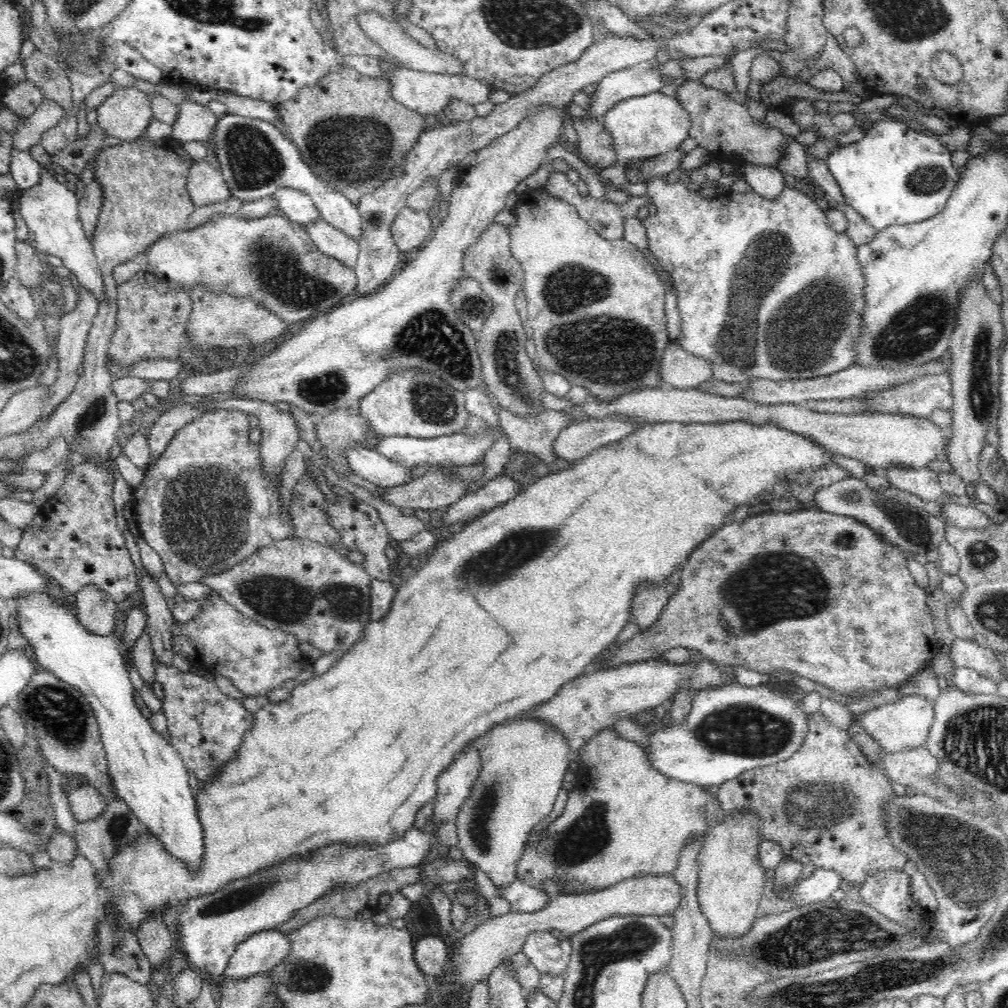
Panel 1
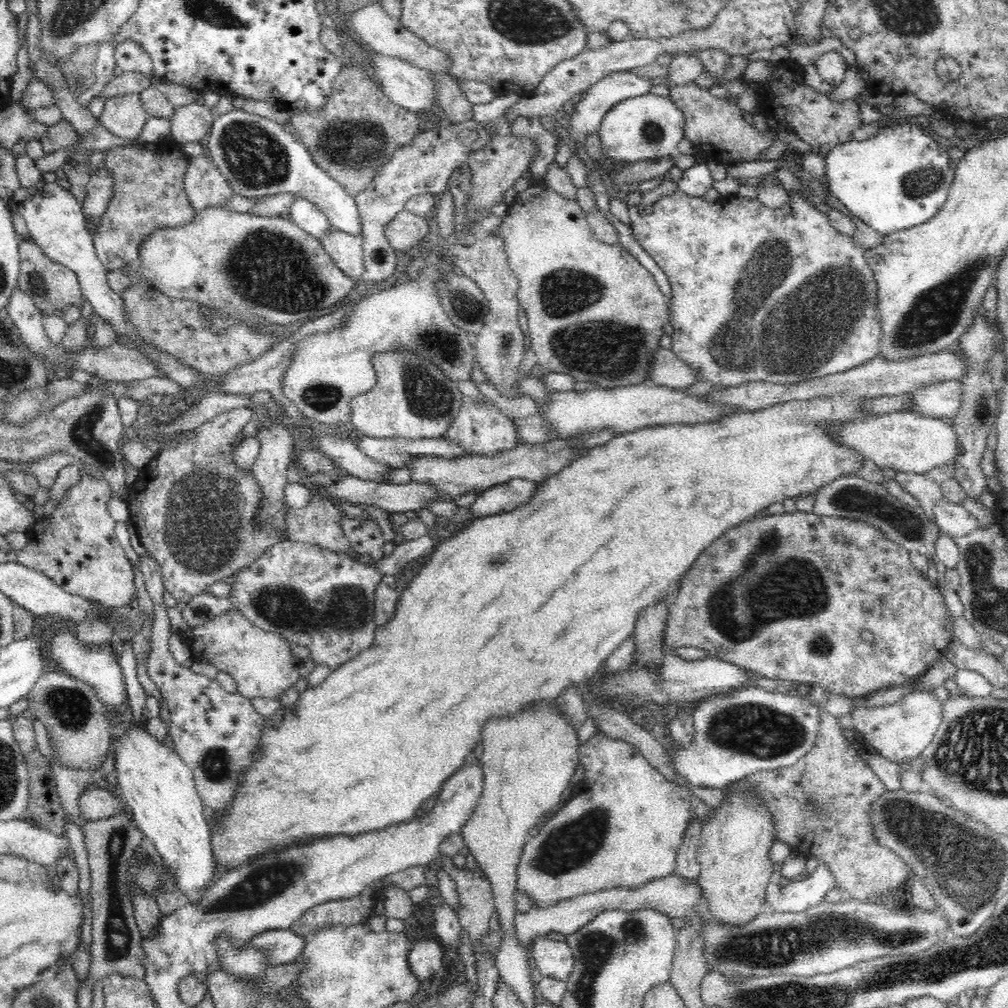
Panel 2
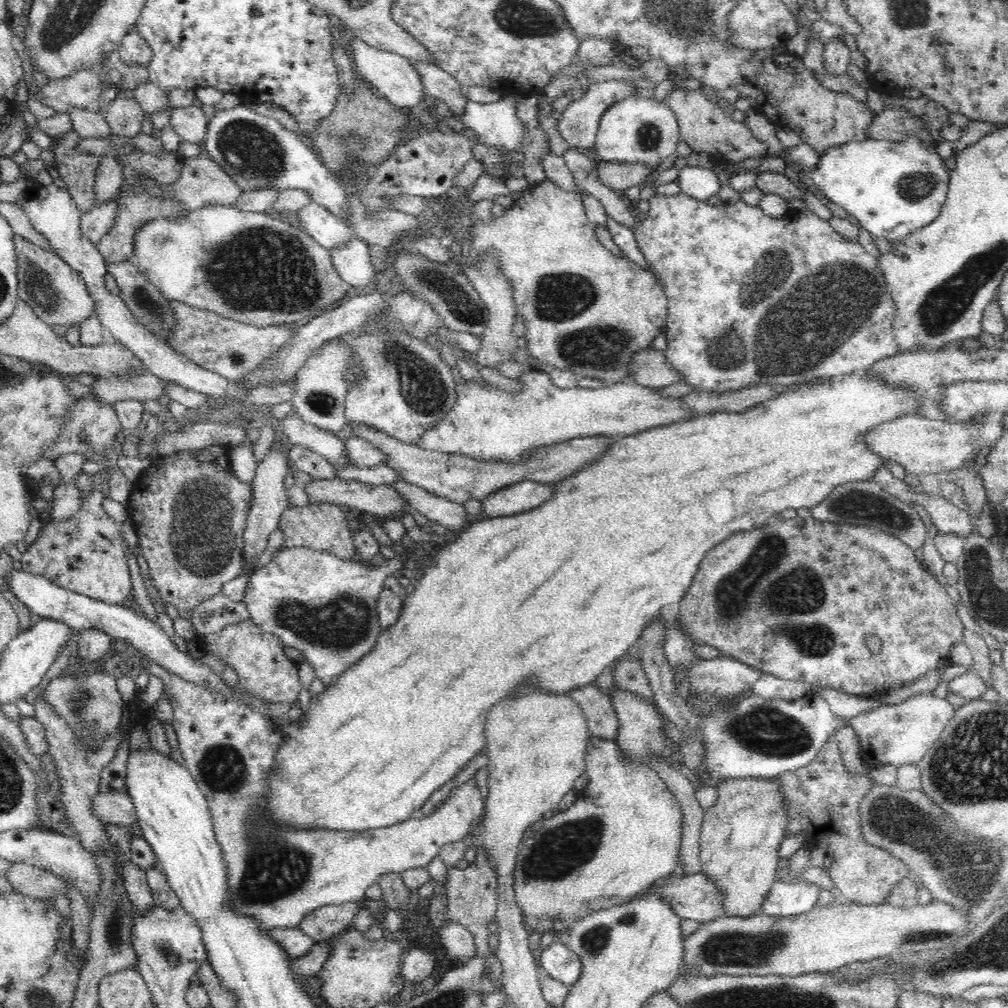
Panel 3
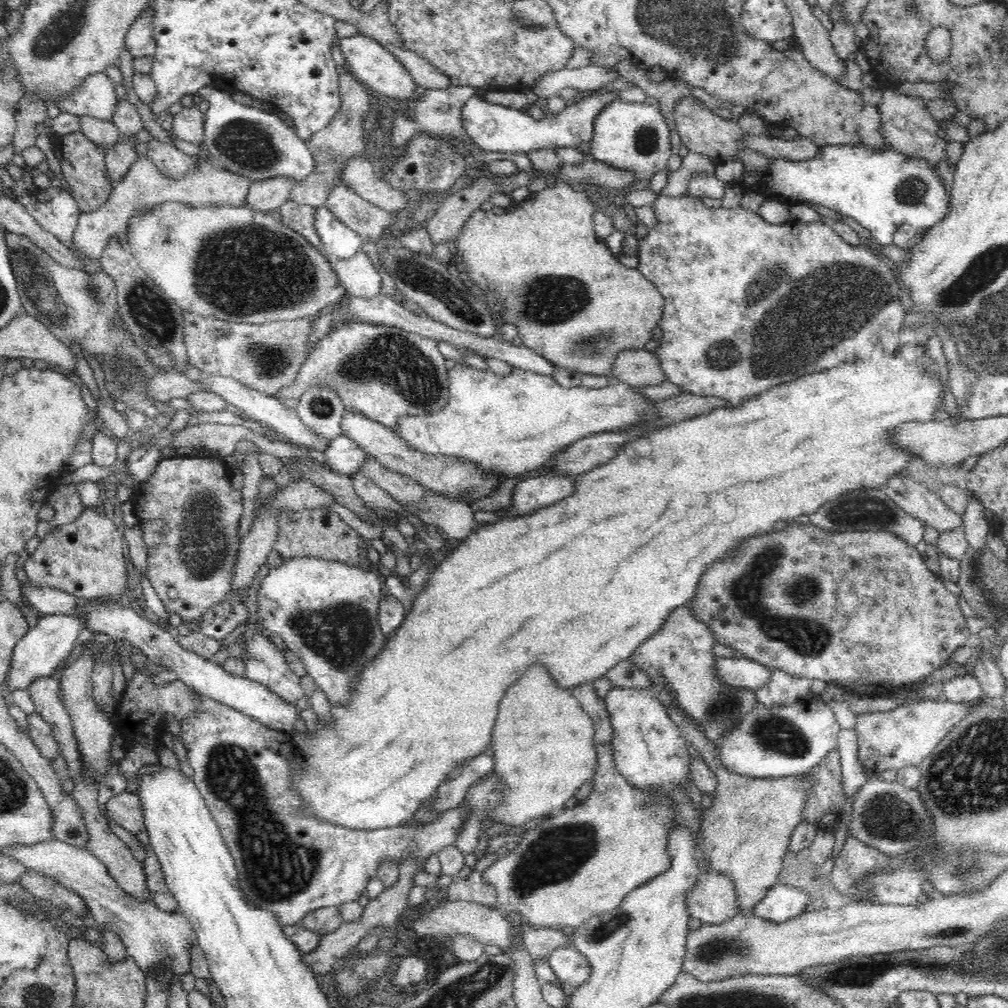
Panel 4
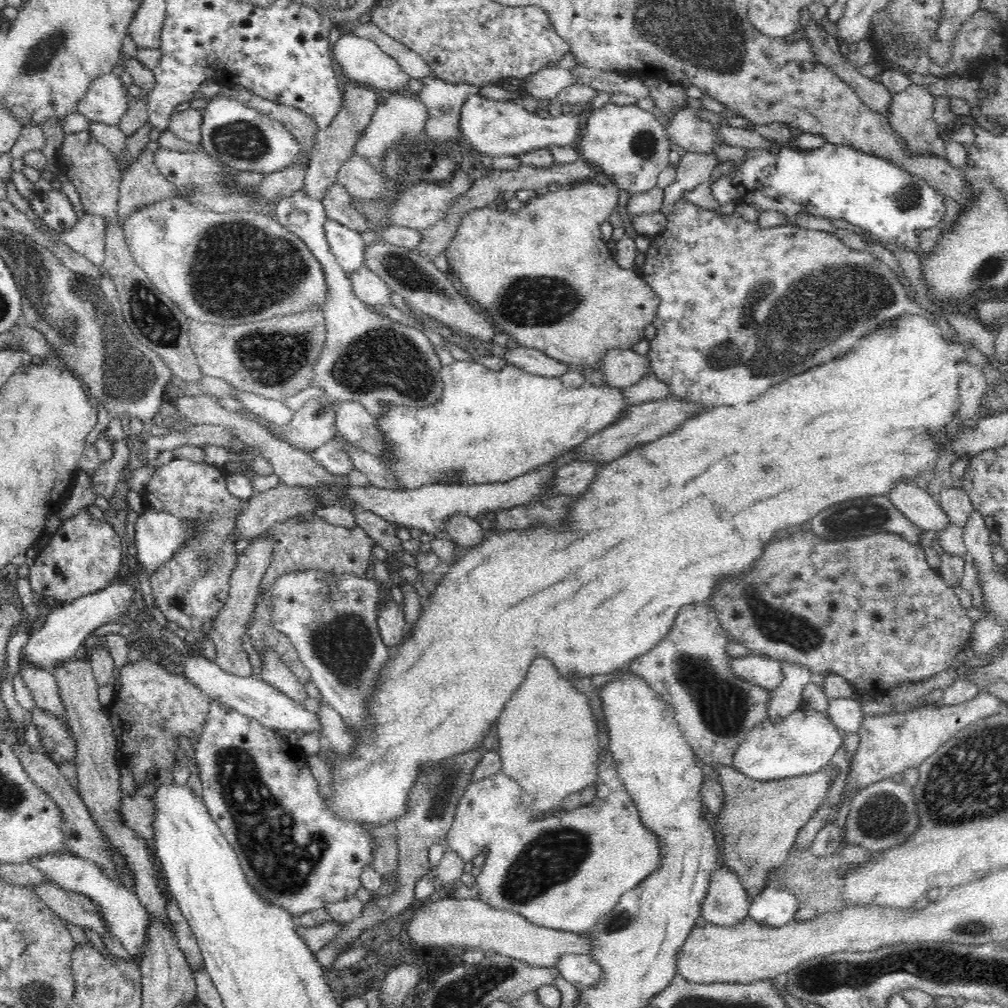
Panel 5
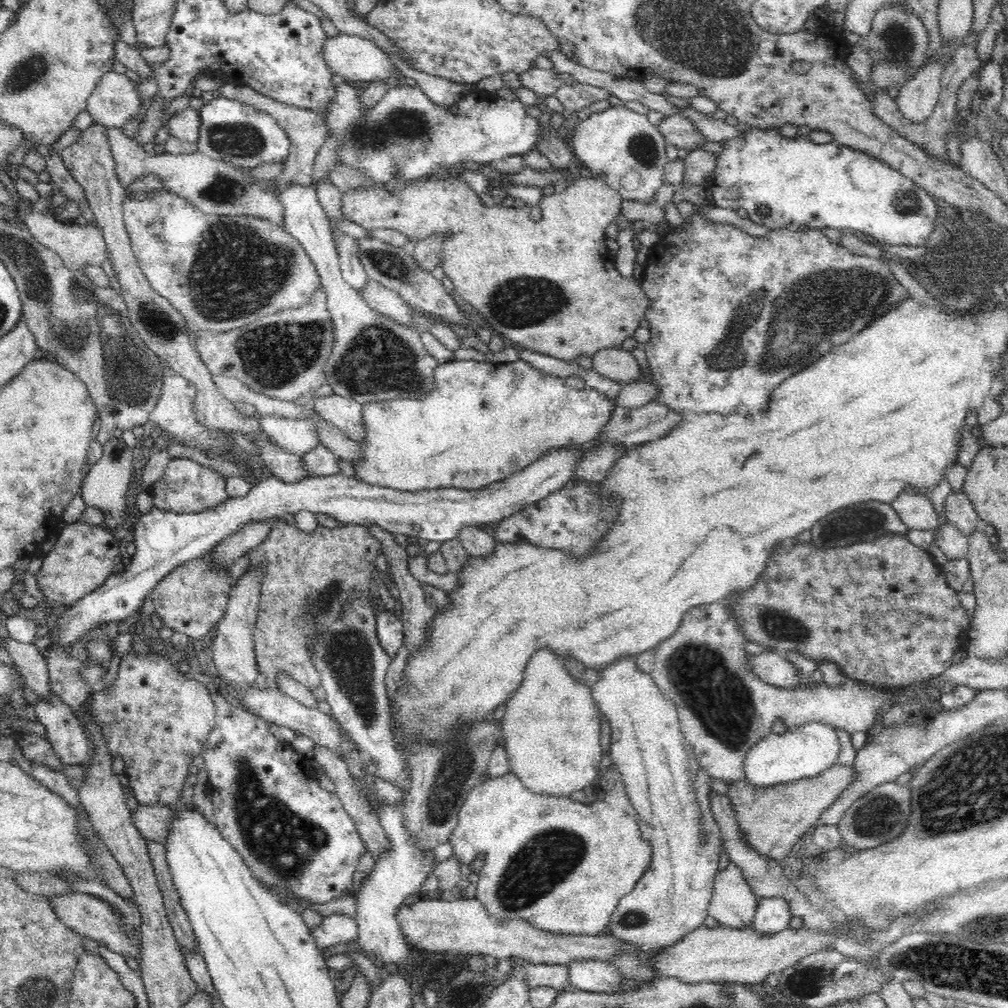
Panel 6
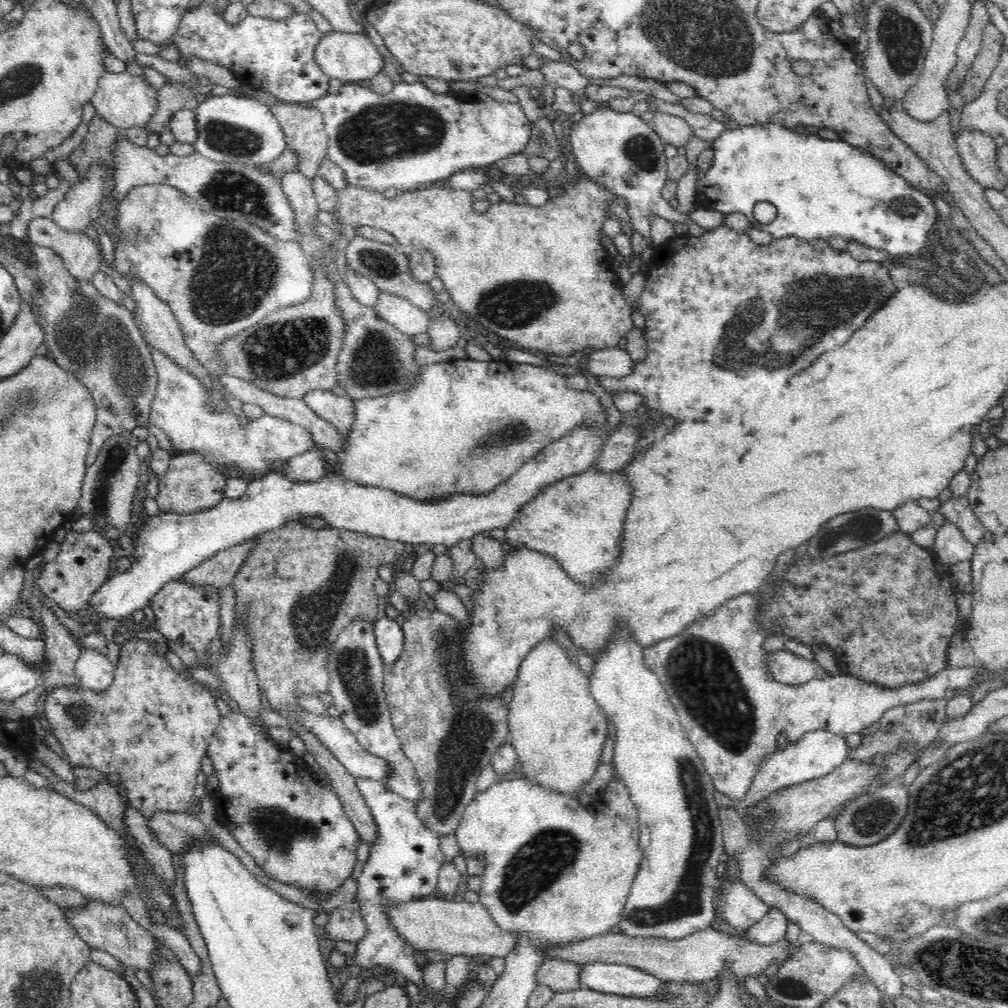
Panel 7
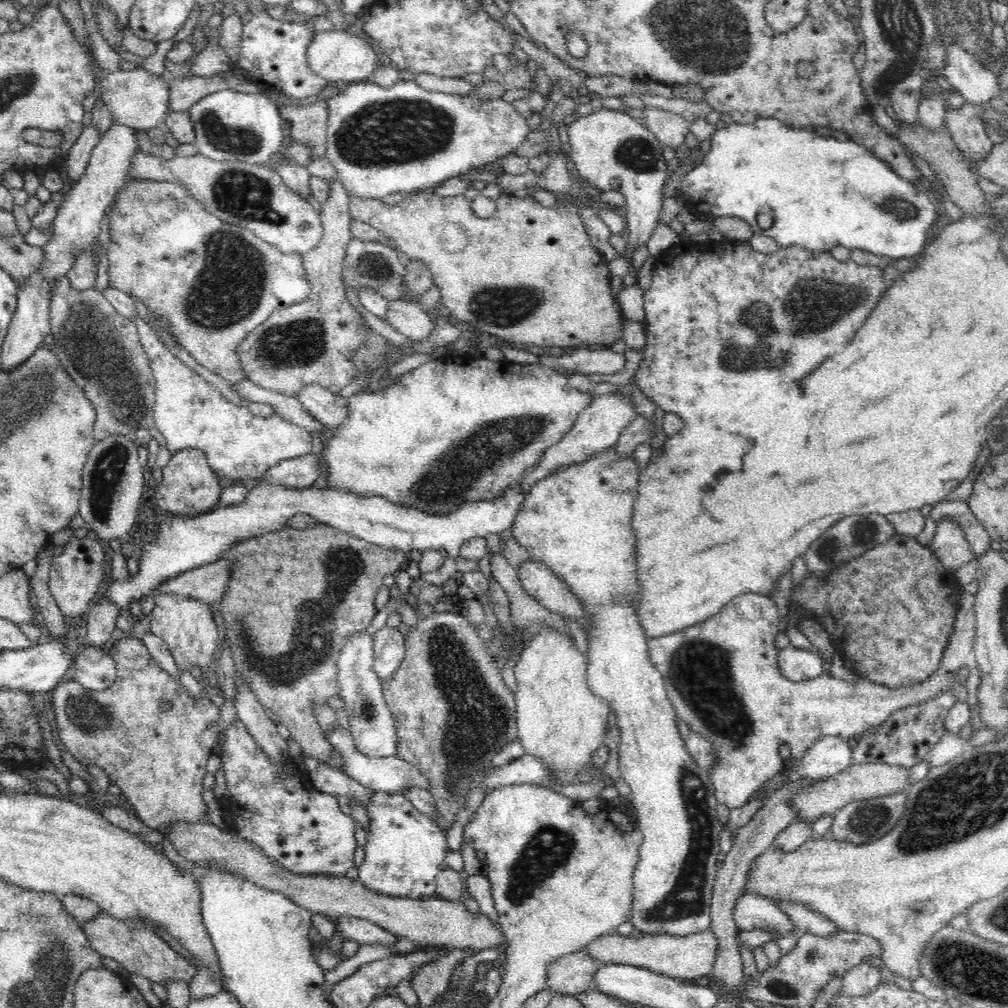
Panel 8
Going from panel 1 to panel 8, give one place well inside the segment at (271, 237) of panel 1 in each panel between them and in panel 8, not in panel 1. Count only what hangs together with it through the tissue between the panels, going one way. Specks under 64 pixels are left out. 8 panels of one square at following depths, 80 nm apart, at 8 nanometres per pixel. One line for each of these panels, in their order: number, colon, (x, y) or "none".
2: (247, 266)
3: (246, 266)
4: (231, 263)
5: (238, 267)
6: (222, 273)
7: (219, 276)
8: (213, 282)

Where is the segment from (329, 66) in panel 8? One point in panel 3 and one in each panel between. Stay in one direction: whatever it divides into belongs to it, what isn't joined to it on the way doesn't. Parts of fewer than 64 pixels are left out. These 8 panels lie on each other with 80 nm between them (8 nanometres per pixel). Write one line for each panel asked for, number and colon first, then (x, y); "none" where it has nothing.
3: (395, 76)
4: (376, 68)
5: (361, 60)
6: (354, 58)
7: (347, 56)

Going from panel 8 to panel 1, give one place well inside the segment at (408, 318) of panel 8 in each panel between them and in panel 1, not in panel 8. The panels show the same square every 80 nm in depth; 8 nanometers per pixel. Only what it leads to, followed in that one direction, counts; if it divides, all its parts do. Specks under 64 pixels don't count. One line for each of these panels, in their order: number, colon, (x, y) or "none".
1: (332, 241)
2: (345, 249)
3: (352, 261)
4: (358, 275)
5: (368, 287)
6: (385, 301)
7: (399, 312)

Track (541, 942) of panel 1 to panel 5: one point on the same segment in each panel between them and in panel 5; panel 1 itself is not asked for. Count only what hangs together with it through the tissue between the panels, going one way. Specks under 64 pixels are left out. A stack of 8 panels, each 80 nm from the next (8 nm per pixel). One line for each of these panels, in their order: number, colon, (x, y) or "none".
2: (555, 959)
3: (559, 962)
4: (571, 967)
5: (581, 970)

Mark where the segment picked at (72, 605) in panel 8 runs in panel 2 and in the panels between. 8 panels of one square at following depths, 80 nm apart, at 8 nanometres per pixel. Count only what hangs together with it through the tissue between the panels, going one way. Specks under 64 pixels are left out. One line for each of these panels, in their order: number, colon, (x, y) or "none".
2: (76, 546)
3: (84, 554)
4: (84, 558)
5: (83, 555)
6: (84, 556)
7: (81, 566)

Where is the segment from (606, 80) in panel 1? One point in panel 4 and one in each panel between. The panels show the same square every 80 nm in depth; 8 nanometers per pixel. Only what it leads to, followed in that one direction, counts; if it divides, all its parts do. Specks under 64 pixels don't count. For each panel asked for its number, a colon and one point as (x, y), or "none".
2: (588, 112)
3: (578, 126)
4: (494, 128)

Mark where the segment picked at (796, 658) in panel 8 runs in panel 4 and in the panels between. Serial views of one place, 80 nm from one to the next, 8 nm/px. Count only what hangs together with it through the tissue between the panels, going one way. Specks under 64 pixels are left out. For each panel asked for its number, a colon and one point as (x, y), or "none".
4: (741, 672)
5: (762, 671)
6: (773, 668)
7: (792, 670)

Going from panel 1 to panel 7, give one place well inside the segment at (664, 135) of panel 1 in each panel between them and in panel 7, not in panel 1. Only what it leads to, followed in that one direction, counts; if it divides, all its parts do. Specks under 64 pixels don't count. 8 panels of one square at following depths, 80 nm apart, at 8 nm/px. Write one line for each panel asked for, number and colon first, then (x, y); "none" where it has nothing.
2: (648, 127)
3: (635, 130)
4: (634, 137)
5: (629, 145)
6: (622, 146)
7: (619, 150)

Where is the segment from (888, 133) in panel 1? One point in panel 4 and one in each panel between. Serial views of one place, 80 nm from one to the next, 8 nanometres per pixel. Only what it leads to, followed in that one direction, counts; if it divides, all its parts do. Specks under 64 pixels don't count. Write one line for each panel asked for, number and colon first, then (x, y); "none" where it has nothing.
2: (901, 178)
3: (892, 188)
4: (895, 197)

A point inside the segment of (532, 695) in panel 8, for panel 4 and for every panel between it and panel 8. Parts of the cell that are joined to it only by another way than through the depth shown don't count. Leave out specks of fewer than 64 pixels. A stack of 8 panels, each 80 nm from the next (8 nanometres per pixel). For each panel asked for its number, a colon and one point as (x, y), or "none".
4: (543, 741)
5: (548, 739)
6: (551, 729)
7: (557, 728)

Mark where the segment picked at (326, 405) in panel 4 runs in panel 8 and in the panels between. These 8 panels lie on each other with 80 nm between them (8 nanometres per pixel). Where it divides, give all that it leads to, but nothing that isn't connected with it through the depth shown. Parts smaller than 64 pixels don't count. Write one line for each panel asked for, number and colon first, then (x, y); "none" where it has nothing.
5: (314, 424)
6: (296, 436)
7: (181, 408)
8: (190, 413)

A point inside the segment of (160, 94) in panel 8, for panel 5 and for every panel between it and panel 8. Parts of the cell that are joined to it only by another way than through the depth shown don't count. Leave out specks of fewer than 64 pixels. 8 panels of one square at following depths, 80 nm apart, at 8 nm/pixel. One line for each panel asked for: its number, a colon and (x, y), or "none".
5: (106, 101)
6: (116, 100)
7: (125, 100)

